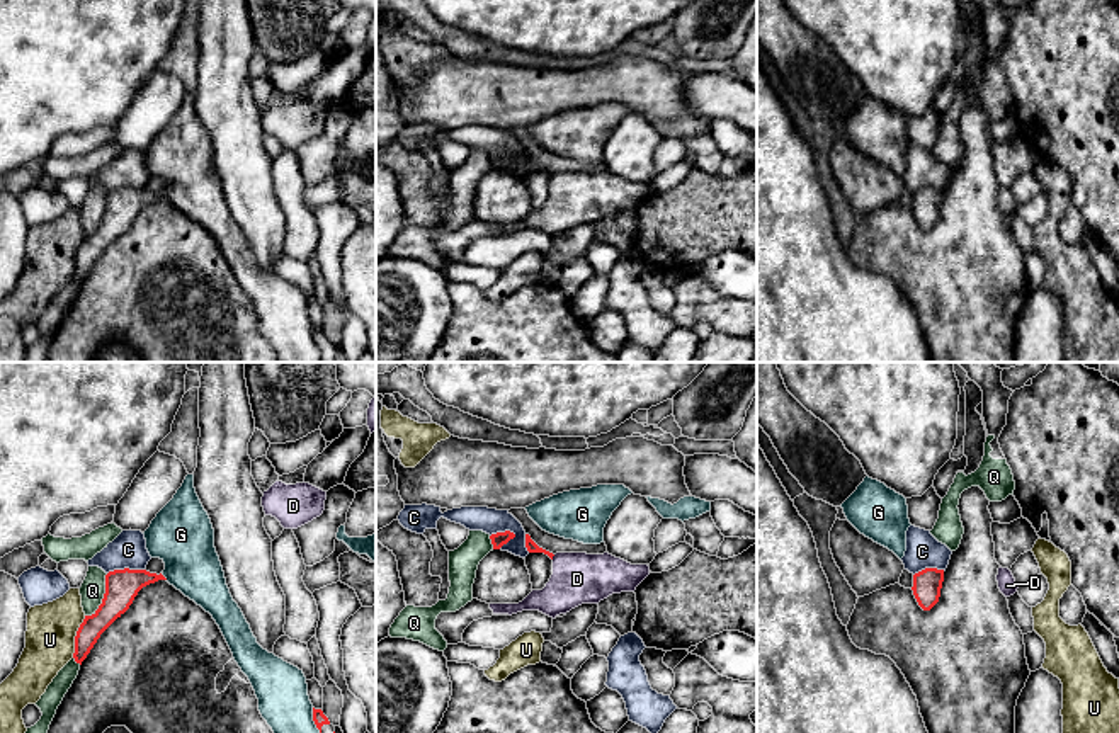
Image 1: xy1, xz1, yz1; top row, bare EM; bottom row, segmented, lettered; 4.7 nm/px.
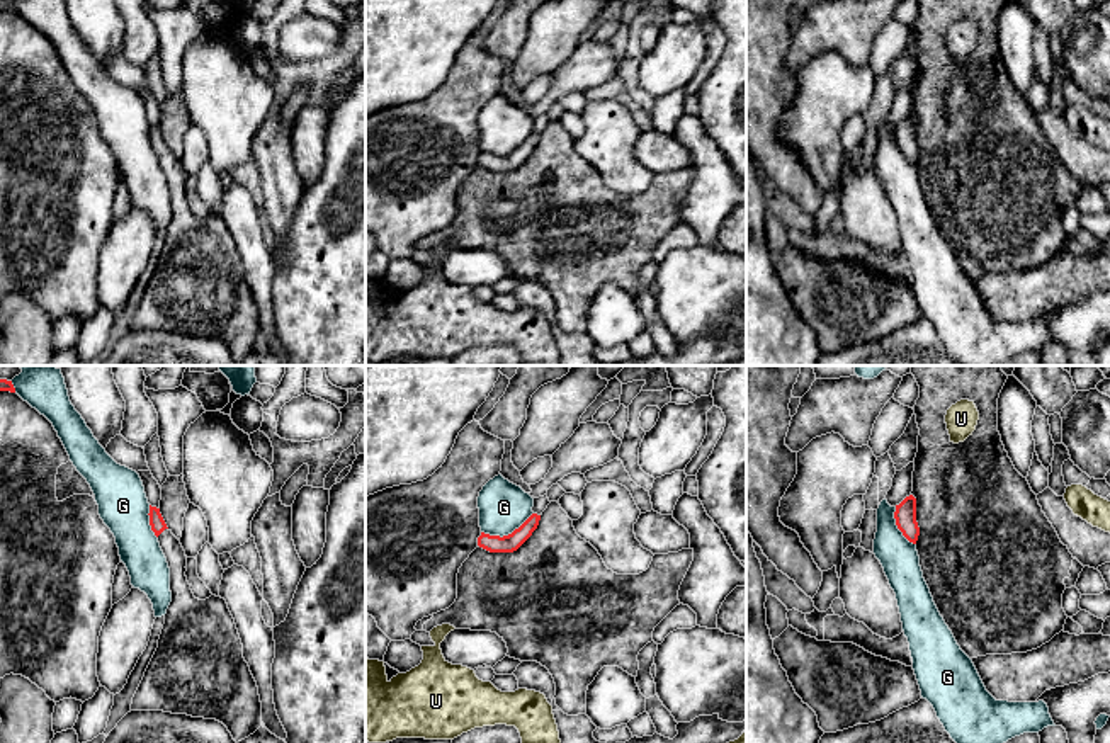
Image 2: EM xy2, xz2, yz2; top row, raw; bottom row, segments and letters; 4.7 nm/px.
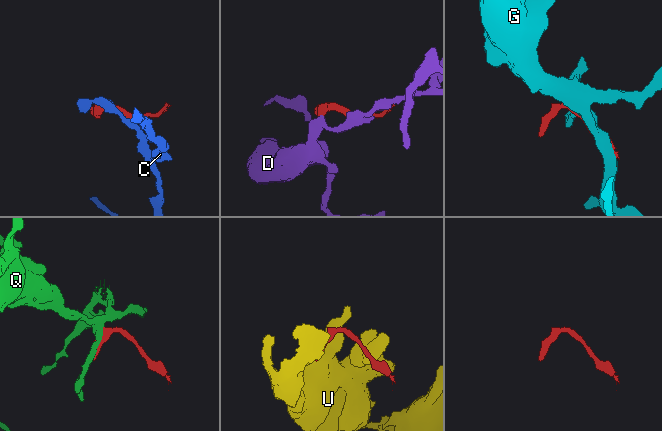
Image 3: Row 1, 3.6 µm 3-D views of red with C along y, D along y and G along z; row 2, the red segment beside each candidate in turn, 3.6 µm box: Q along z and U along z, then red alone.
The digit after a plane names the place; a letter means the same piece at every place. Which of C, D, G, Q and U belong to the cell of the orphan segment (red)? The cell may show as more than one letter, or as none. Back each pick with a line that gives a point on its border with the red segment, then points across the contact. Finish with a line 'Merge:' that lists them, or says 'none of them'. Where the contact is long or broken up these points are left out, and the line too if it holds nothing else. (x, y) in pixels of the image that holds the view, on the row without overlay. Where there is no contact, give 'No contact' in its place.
Merge: none of them

